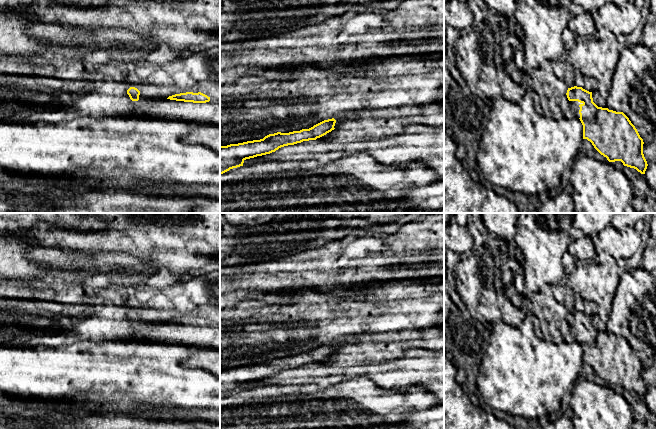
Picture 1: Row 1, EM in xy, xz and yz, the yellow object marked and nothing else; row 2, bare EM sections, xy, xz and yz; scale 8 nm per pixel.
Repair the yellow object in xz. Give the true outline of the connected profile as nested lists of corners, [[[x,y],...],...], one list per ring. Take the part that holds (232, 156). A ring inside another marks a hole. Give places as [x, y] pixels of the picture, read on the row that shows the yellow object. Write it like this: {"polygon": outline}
{"polygon": [[[332,118],[324,120],[309,129],[289,133],[277,132],[260,140],[220,146],[220,174],[243,166],[246,159],[270,154],[284,146],[316,140],[334,130],[335,123],[336,120]]]}

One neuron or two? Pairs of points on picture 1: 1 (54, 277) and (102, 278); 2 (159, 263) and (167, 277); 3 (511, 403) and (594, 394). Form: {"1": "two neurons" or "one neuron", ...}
{"1": "one neuron", "2": "two neurons", "3": "two neurons"}

